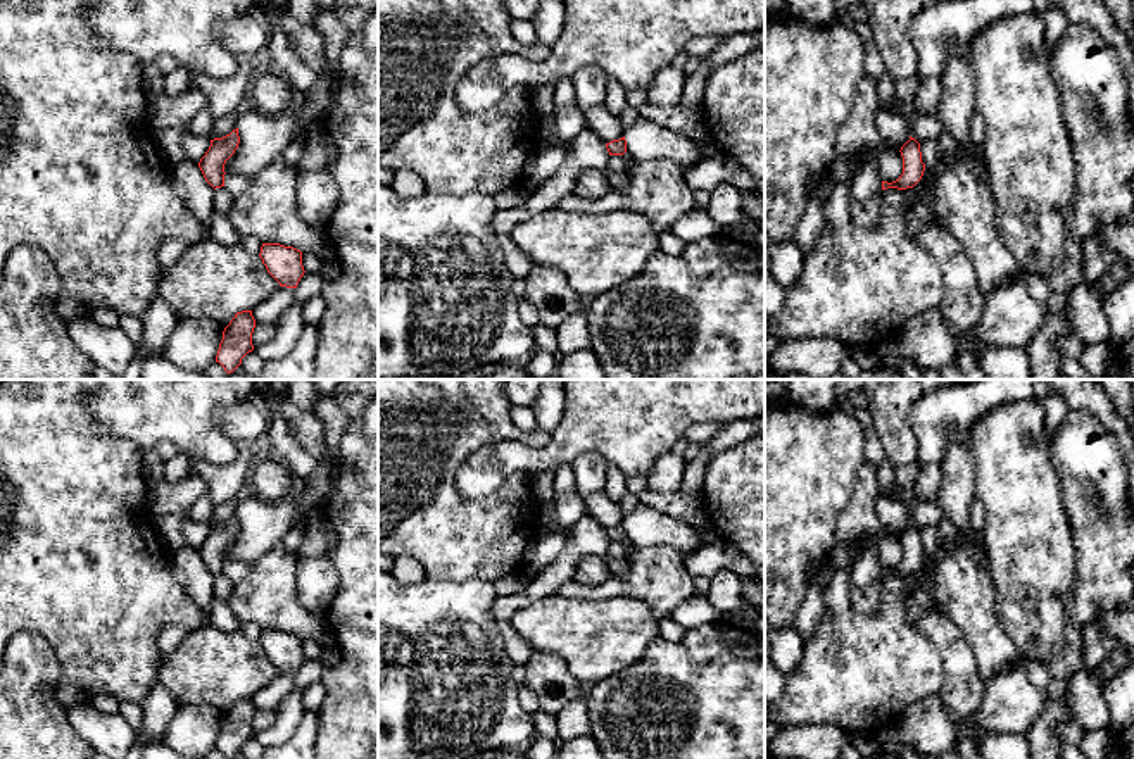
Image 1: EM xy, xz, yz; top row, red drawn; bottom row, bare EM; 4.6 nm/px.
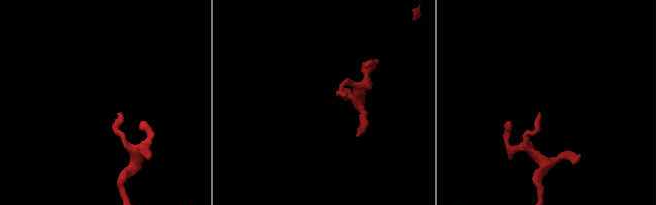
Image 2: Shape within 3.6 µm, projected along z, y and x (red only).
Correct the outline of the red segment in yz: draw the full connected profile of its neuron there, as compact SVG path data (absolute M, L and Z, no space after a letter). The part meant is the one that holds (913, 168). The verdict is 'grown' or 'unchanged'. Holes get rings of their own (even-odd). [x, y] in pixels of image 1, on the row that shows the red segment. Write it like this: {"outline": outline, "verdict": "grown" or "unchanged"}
{"outline": "M910 136L910 140L901 147L903 157L903 174L892 181L882 181L882 190L898 188L906 190L913 188L923 176L925 164L922 162L920 143Z", "verdict": "unchanged"}

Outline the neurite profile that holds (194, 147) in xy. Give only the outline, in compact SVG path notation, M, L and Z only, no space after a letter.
M186 133L181 138L181 145L183 145L185 157L198 164L211 147L211 138Z

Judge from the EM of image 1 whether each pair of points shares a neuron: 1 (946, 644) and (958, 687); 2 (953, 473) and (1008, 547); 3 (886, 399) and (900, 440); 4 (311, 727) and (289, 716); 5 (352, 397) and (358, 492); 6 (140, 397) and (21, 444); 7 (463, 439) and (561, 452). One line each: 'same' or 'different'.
1: same
2: different
3: same
4: different
5: same
6: different
7: different

